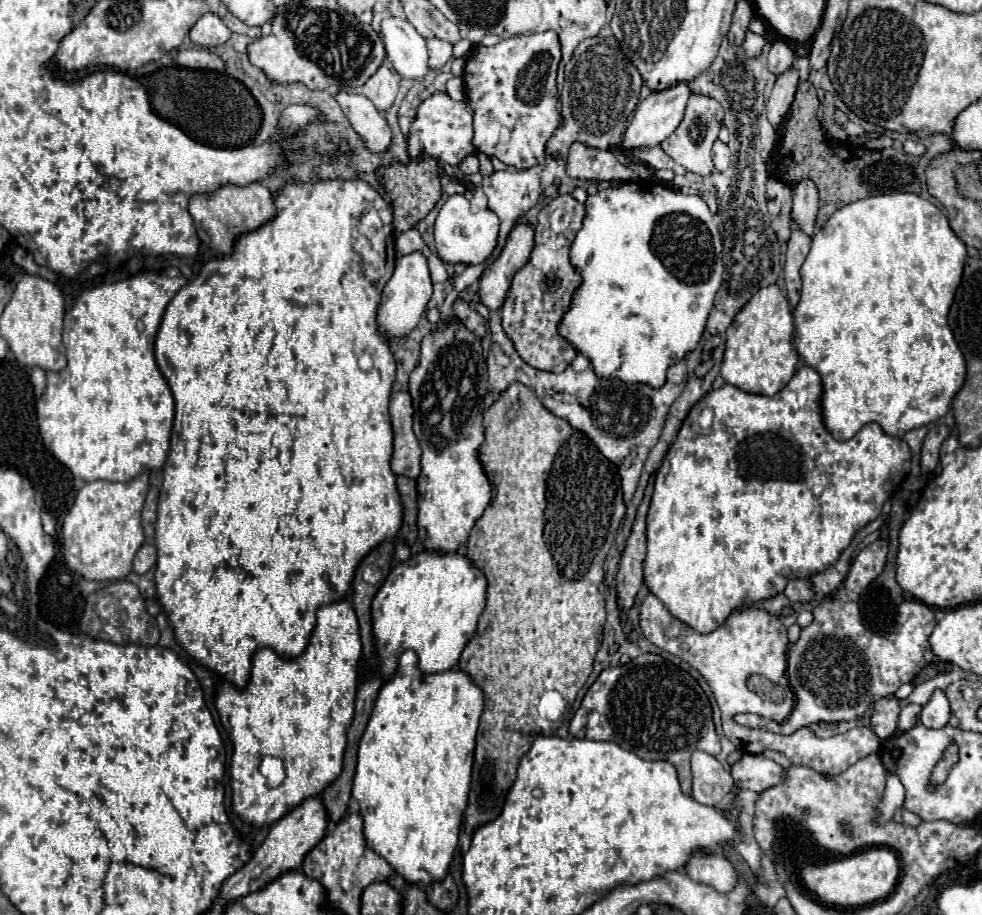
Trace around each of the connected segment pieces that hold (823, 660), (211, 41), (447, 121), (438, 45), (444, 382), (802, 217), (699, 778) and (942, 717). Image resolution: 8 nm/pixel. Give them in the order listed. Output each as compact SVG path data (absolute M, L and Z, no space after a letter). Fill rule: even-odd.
M882 539L864 547L852 561L848 577L840 585L840 589L832 595L830 601L824 601L812 609L814 621L808 627L804 627L800 633L800 639L794 645L790 645L788 679L796 693L796 705L794 705L792 715L786 721L790 721L790 725L794 725L794 729L808 727L812 723L840 723L840 721L870 717L872 705L876 703L876 695L874 695L876 689L878 689L878 699L894 693L900 685L910 683L934 659L928 637L930 637L932 629L936 627L936 617L928 605L924 605L916 599L904 601L900 605L898 617L896 617L896 629L890 635L876 635L876 633L864 629L864 625L862 625L858 599L860 599L862 591L882 573L886 555L888 555L888 543Z
M214 13L202 15L196 21L196 25L190 29L190 39L202 47L218 47L218 45L226 43L230 39L230 35L232 35L232 31Z
M434 93L428 99L424 99L416 109L416 119L414 119L414 123L410 127L410 135L408 135L408 155L410 157L426 155L426 157L442 159L450 165L458 165L466 155L476 153L470 139L472 139L472 115L470 115L470 109L466 107L466 101L454 101L446 93Z
M431 38L426 40L428 55L429 55L429 67L432 69L440 69L444 67L453 55L453 46L438 38Z
M458 319L448 327L432 331L422 341L422 355L418 367L410 375L410 395L414 403L414 433L422 447L422 473L418 483L422 483L422 493L418 499L418 539L426 551L456 553L460 545L468 541L474 523L482 517L486 505L492 499L492 487L478 459L478 447L484 441L484 395L486 395L486 359L482 355L480 339L468 331Z
M804 179L804 181L794 185L792 195L794 195L792 215L800 223L800 227L808 235L812 235L814 233L814 219L816 219L816 211L818 211L818 189L816 189L816 183L810 181L810 179Z
M695 751L691 757L692 797L704 805L719 804L734 789L730 773L716 757L702 751Z
M936 689L930 697L930 701L922 707L922 723L930 729L938 729L948 723L950 715L952 715L952 711L950 711L950 703L948 703L944 691Z

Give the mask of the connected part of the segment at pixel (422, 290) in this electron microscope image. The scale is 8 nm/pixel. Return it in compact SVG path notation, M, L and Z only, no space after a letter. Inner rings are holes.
M410 253L410 255L396 259L396 269L394 269L390 281L386 283L384 291L382 291L380 305L378 305L378 311L376 311L378 331L388 341L406 337L416 327L418 319L422 317L426 303L430 301L430 295L432 295L432 281L430 281L426 257L422 253Z

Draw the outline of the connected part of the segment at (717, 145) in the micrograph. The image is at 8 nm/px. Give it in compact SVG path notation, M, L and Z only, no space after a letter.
M720 139L714 141L714 147L712 147L712 159L714 159L714 165L718 171L726 171L728 165L730 165L730 149L726 143L722 143Z

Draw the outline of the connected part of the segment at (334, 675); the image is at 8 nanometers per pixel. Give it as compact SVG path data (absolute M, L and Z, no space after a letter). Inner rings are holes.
M338 601L326 605L318 611L318 621L322 621L322 639L312 635L306 651L296 659L282 659L272 649L258 649L252 659L252 671L248 685L238 691L232 683L222 681L218 687L216 709L226 733L232 739L234 755L230 763L230 787L232 787L232 811L254 827L266 827L276 823L294 807L298 807L308 797L318 797L324 789L334 783L342 771L342 759L346 749L346 731L354 715L354 699L358 691L358 661L362 657L362 643L358 633L358 619L348 601ZM272 755L282 759L286 769L286 779L270 789L264 783L260 769L260 759Z

